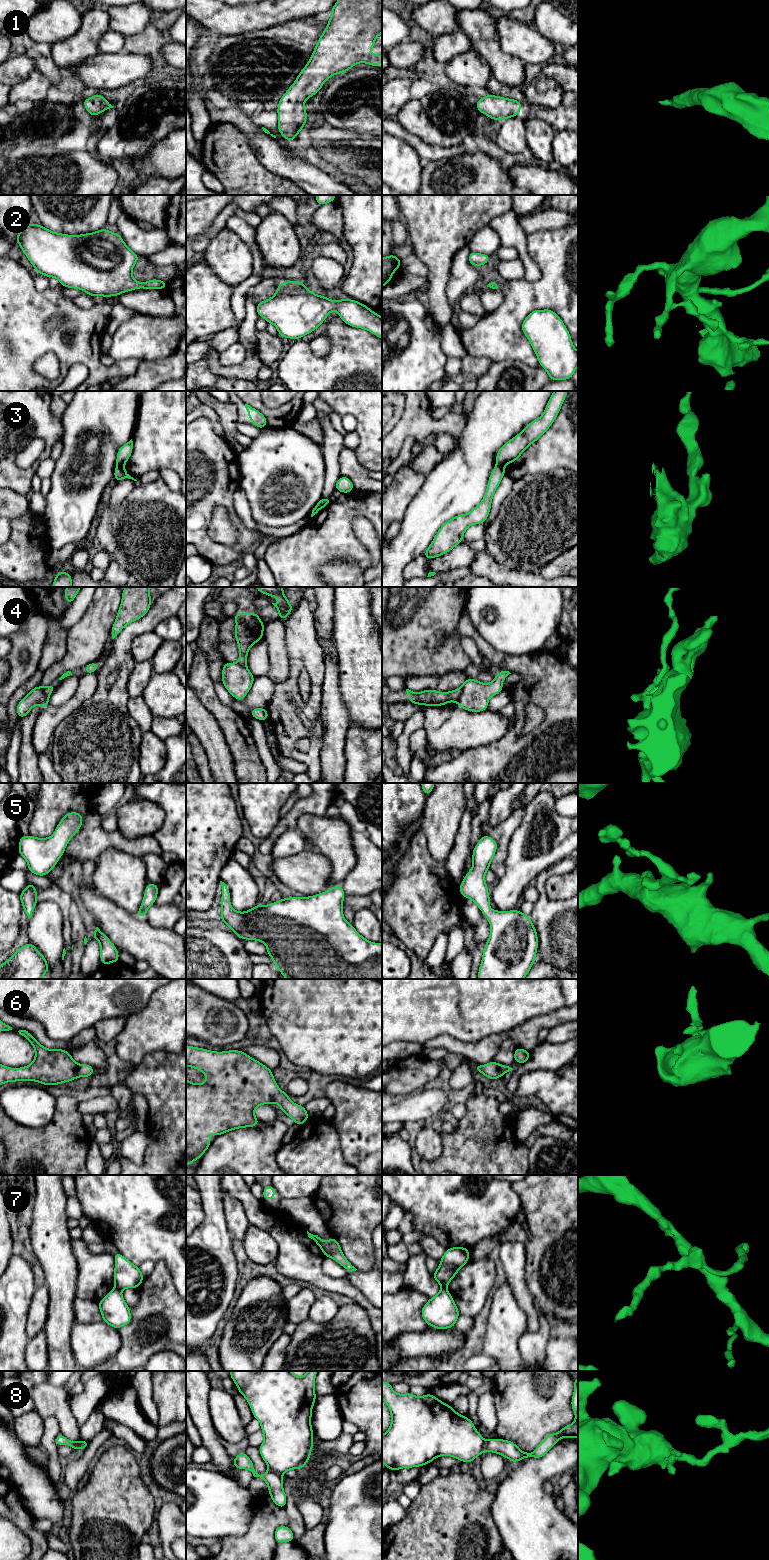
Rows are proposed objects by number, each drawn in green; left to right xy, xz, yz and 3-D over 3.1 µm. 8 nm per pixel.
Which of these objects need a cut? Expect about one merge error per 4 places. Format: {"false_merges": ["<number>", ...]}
{"false_merges": ["3", "4", "7", "8"]}

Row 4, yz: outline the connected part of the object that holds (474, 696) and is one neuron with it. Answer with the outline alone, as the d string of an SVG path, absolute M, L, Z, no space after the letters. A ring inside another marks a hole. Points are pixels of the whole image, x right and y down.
M509 671L497 672L494 680L488 684L467 678L461 686L461 693L457 700L458 706L473 712L487 710L489 699L504 690L502 682L509 674L511 674Z

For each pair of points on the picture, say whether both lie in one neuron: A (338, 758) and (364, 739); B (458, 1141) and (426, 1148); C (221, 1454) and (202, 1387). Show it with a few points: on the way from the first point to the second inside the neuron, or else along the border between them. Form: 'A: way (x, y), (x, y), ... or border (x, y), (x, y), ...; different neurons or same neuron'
A: border (347, 731), (344, 772); different neurons
B: border (441, 1133), (441, 1152), (432, 1160), (423, 1160); different neurons
C: way (209, 1437), (201, 1418), (201, 1404); same neuron

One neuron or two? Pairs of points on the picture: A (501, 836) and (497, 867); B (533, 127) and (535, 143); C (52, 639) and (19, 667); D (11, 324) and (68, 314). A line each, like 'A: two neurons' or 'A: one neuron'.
A: one neuron
B: one neuron
C: two neurons
D: one neuron

